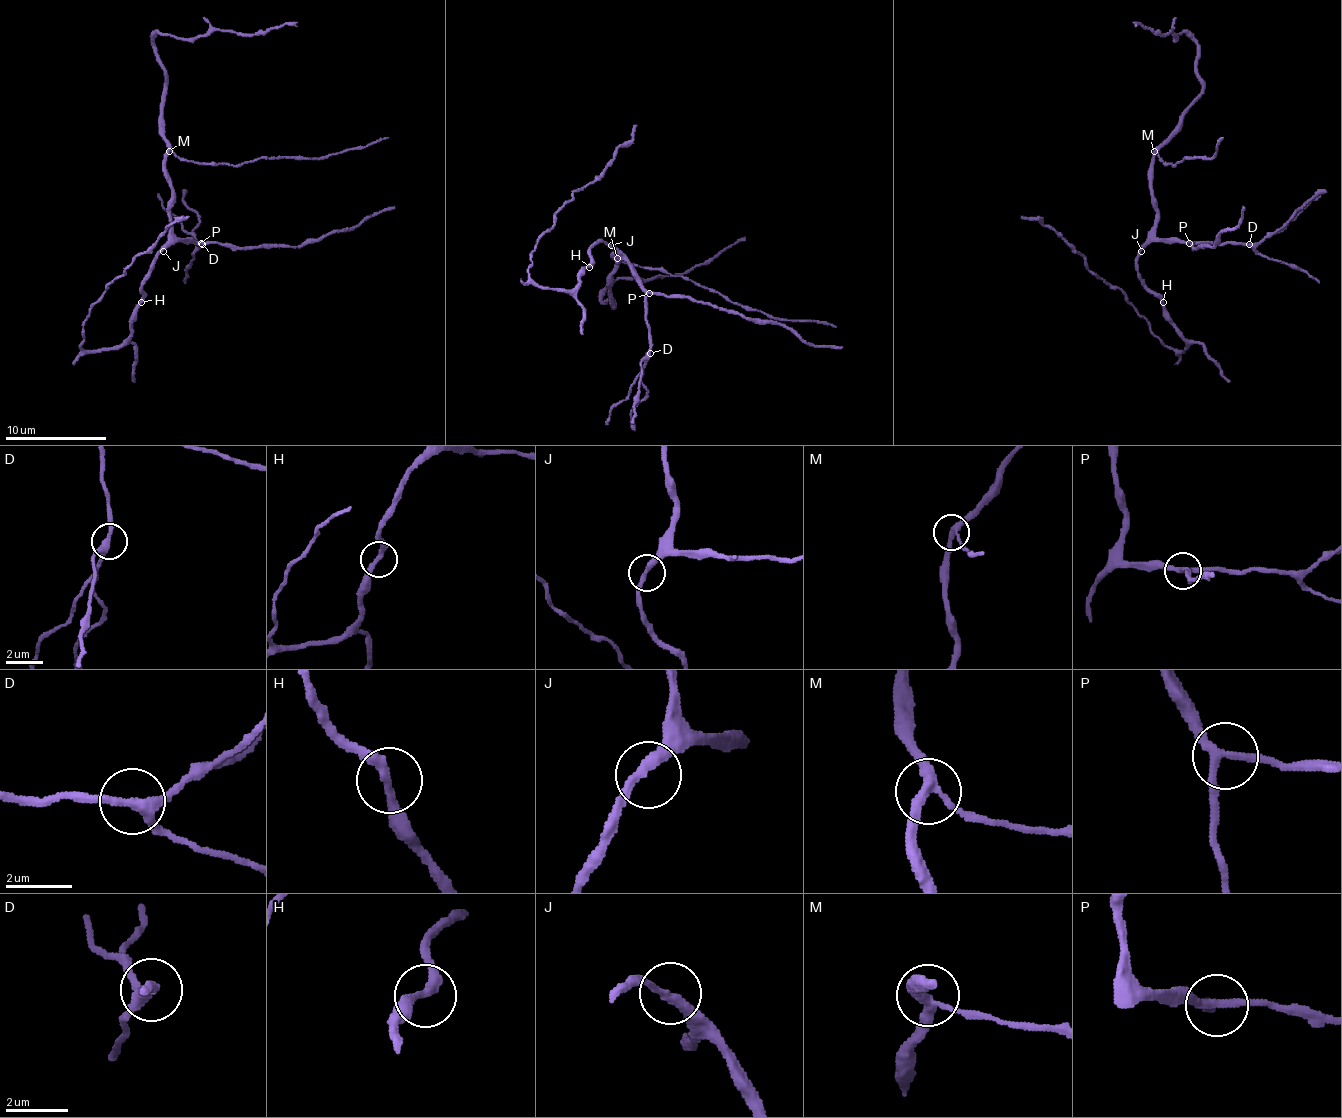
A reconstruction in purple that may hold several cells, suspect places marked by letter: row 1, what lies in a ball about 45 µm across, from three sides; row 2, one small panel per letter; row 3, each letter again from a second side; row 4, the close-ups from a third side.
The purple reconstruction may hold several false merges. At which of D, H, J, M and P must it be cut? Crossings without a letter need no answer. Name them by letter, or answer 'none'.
none

